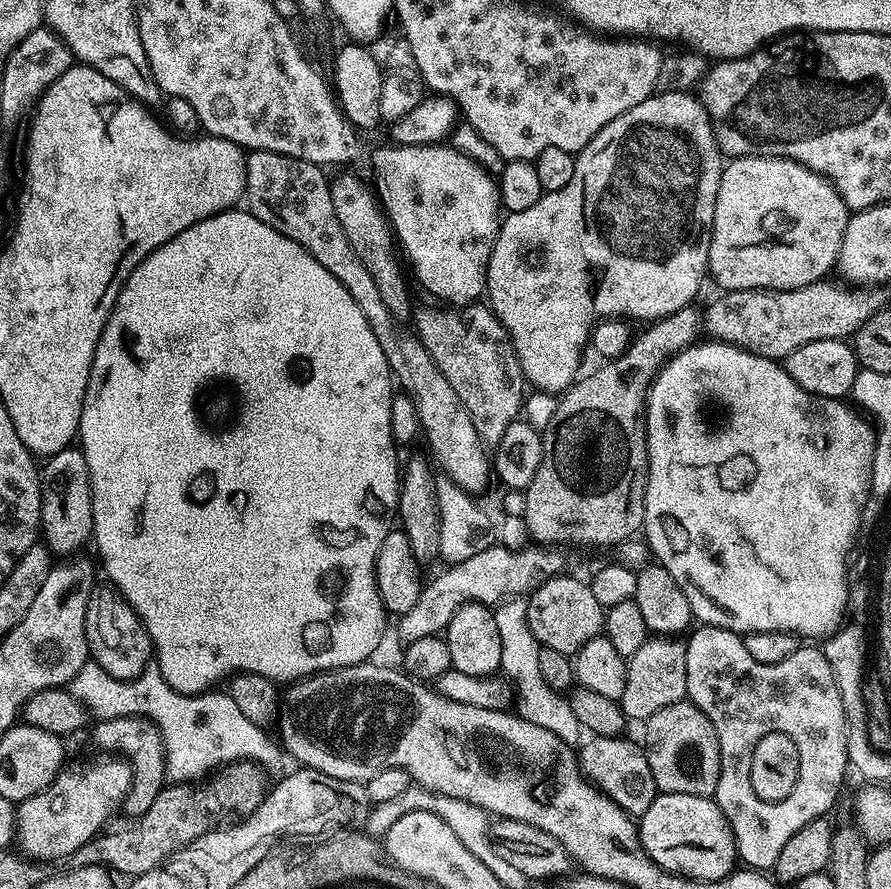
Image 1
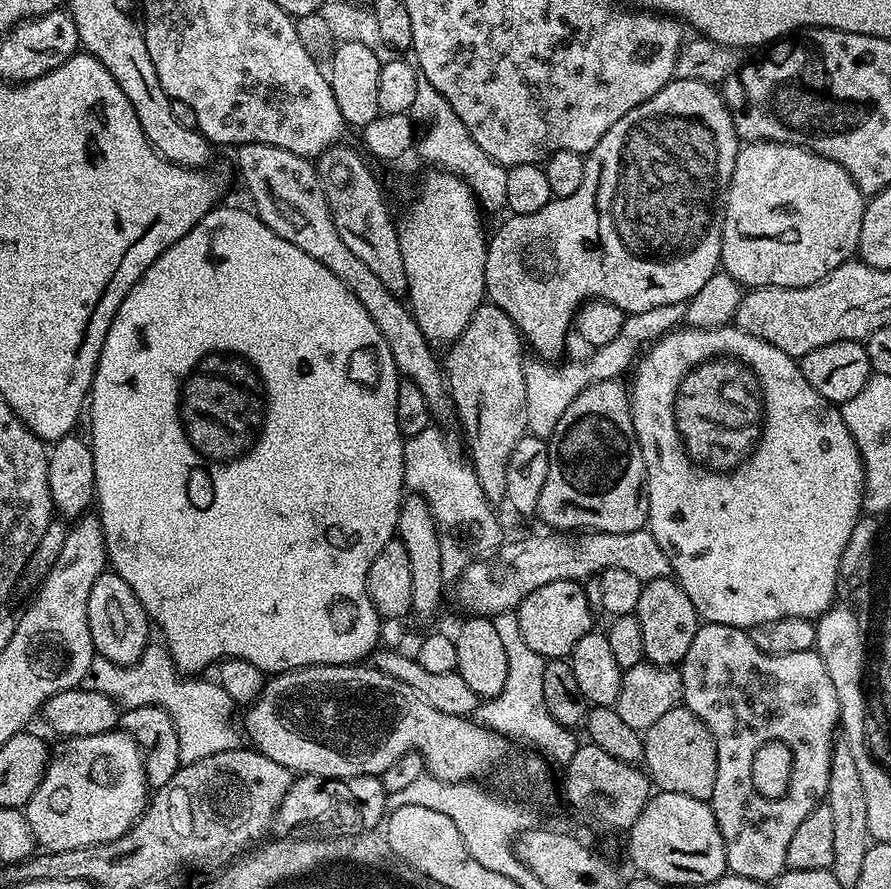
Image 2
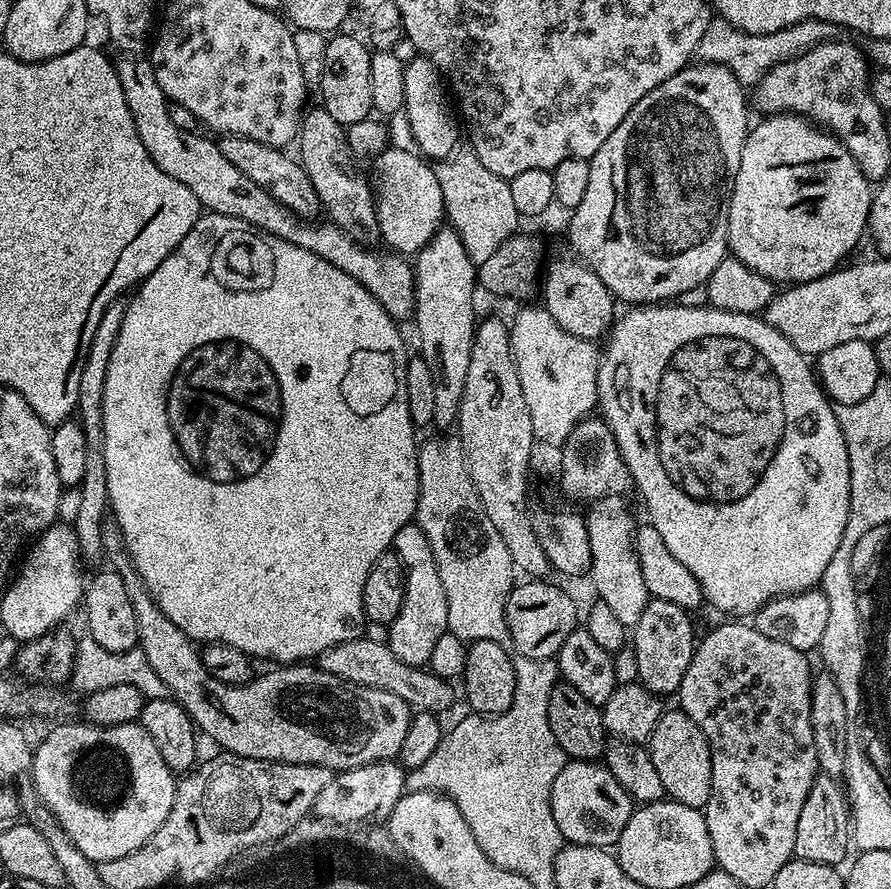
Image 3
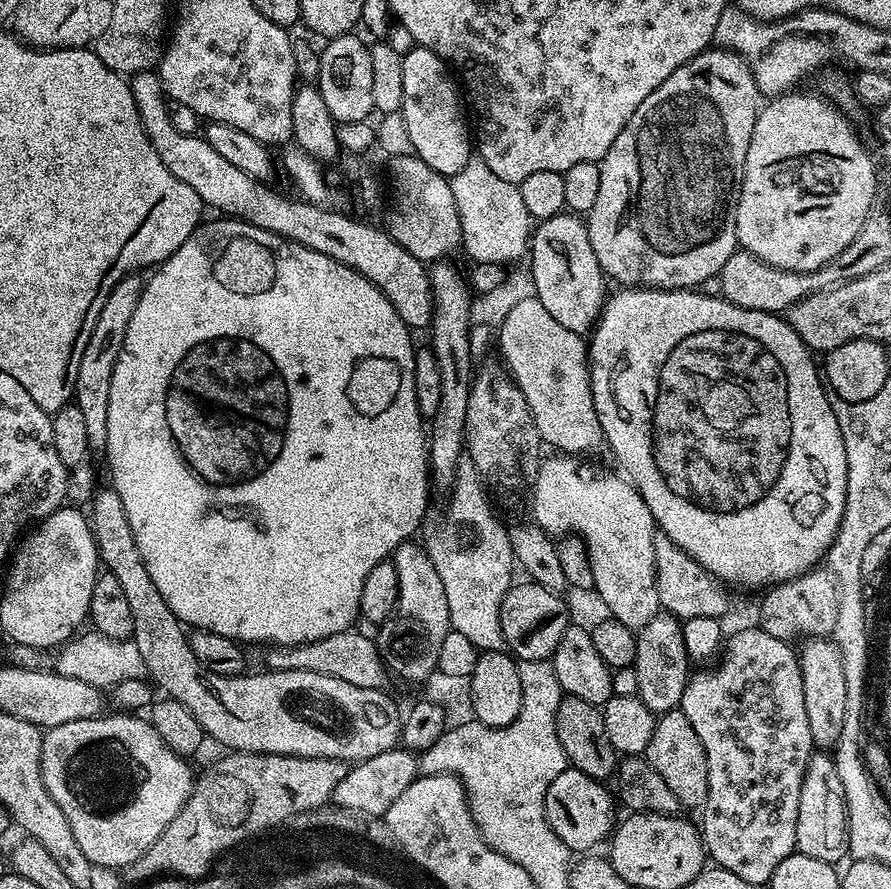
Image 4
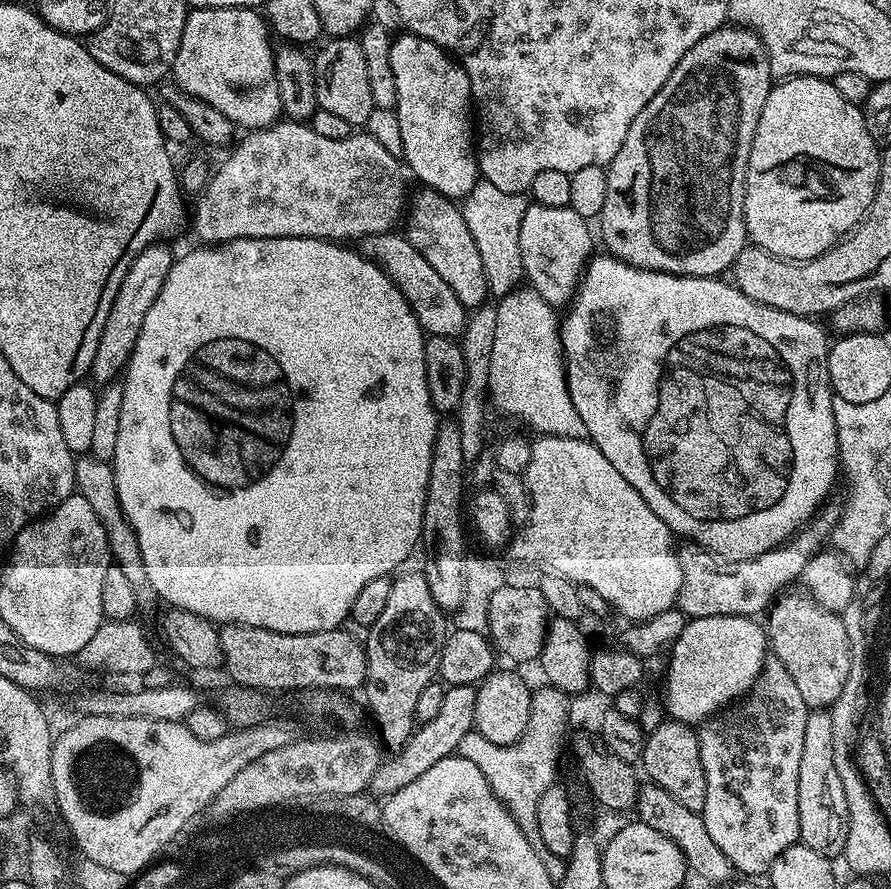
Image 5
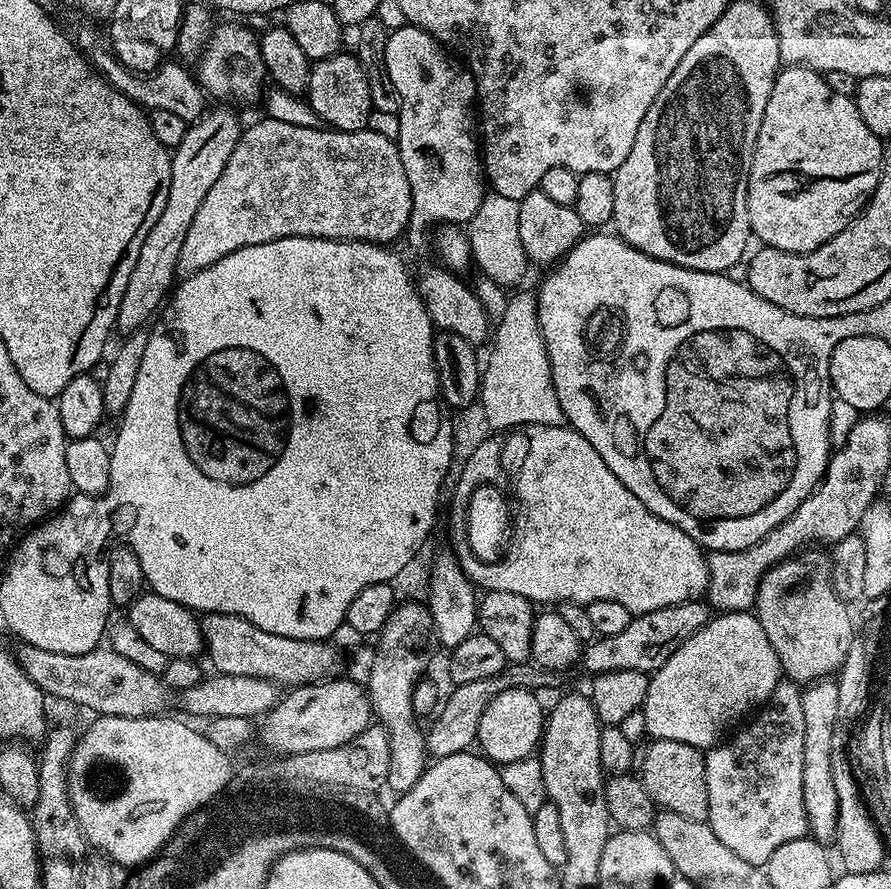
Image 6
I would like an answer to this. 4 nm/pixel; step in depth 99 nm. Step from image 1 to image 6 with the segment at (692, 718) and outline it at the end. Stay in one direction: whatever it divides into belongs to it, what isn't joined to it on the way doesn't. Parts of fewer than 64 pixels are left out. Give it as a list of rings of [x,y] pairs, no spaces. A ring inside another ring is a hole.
[[[652,740],[649,745],[642,752],[638,775],[644,781],[644,788],[650,794],[653,805],[682,814],[682,818],[707,821],[710,794],[706,790],[705,753],[686,742],[674,740]]]

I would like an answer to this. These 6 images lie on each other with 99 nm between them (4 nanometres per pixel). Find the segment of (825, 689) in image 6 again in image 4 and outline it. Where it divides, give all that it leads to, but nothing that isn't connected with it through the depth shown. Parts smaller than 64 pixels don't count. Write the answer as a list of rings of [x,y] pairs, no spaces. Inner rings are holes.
[[[824,750],[813,751],[808,760],[808,769],[802,782],[802,794],[798,798],[798,826],[796,827],[796,851],[810,858],[818,858],[822,862],[836,866],[843,856],[849,855],[848,850],[848,811],[844,805],[842,781],[838,778],[835,759]]]

